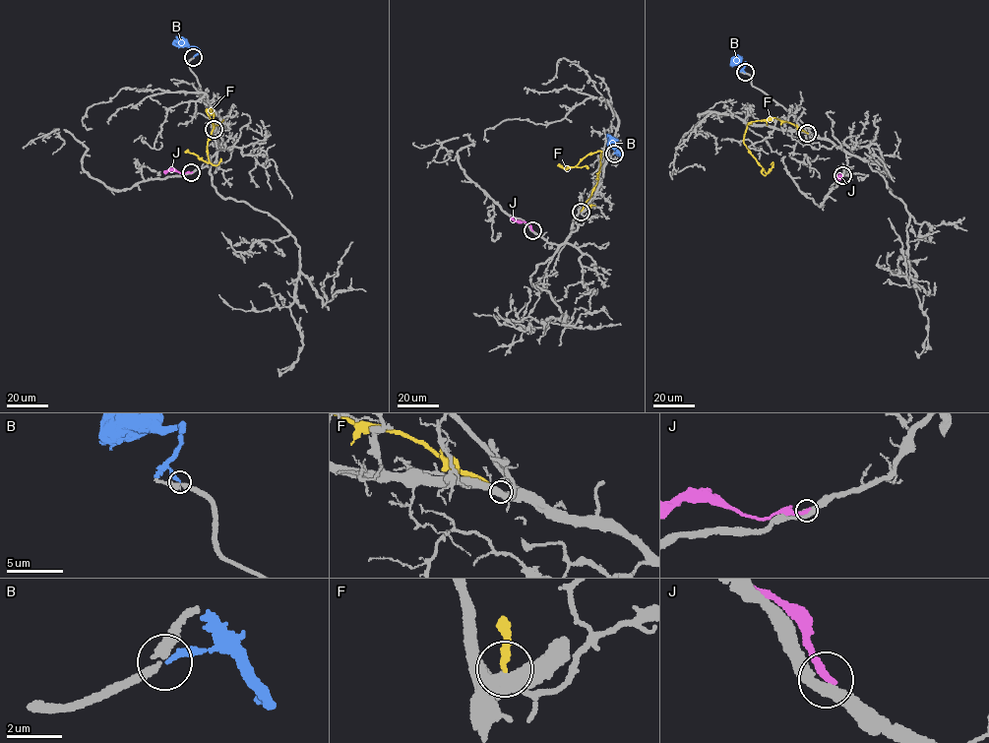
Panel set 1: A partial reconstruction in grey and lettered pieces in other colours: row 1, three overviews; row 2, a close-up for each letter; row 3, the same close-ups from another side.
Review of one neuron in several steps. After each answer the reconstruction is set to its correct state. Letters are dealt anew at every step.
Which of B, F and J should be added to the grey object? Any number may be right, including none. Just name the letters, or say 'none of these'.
B

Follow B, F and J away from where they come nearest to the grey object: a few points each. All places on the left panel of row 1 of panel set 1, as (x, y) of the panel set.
B: (193, 57), (199, 51), (196, 48), (172, 43)
F: (214, 128), (213, 109), (206, 108), (213, 129), (207, 147), (208, 162), (185, 152)
J: (191, 172), (163, 172)

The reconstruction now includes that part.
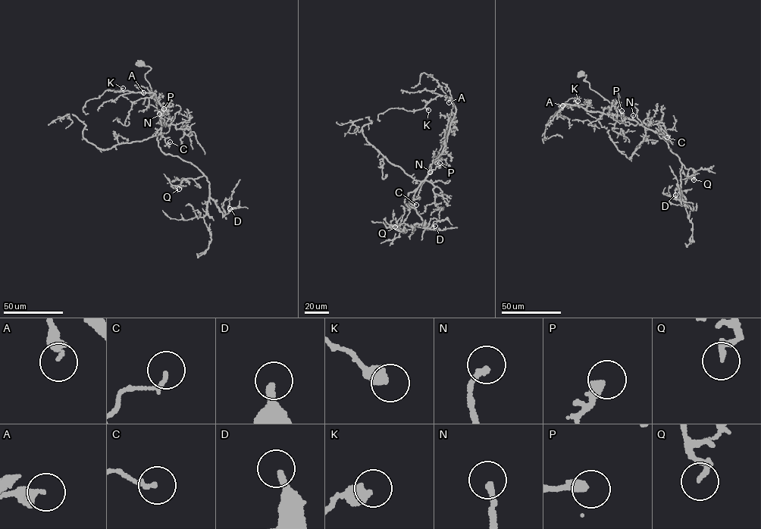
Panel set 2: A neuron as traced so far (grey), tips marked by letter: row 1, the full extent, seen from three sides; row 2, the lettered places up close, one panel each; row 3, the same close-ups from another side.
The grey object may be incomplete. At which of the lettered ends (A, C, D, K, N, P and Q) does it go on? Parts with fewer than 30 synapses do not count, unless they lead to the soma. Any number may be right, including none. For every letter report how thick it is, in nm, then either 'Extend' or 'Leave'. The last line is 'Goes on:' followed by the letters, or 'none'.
A: Thickness 320 nm. Leave
C: Thickness 160 nm. Leave
D: Thickness 240 nm. Leave
K: Thickness 460 nm. Leave
N: Thickness 220 nm. Extend
P: Thickness 360 nm. Leave
Q: Thickness 240 nm. Leave
Goes on: N

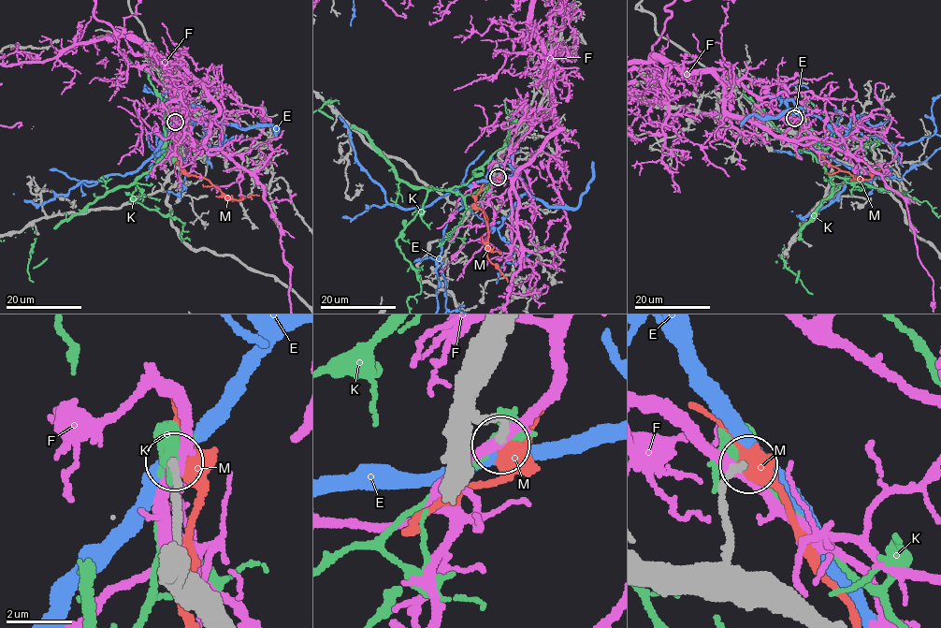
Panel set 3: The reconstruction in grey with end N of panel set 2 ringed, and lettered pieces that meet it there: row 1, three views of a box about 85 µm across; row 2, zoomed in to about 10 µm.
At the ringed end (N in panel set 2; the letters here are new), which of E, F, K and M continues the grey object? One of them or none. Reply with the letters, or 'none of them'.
none of them

